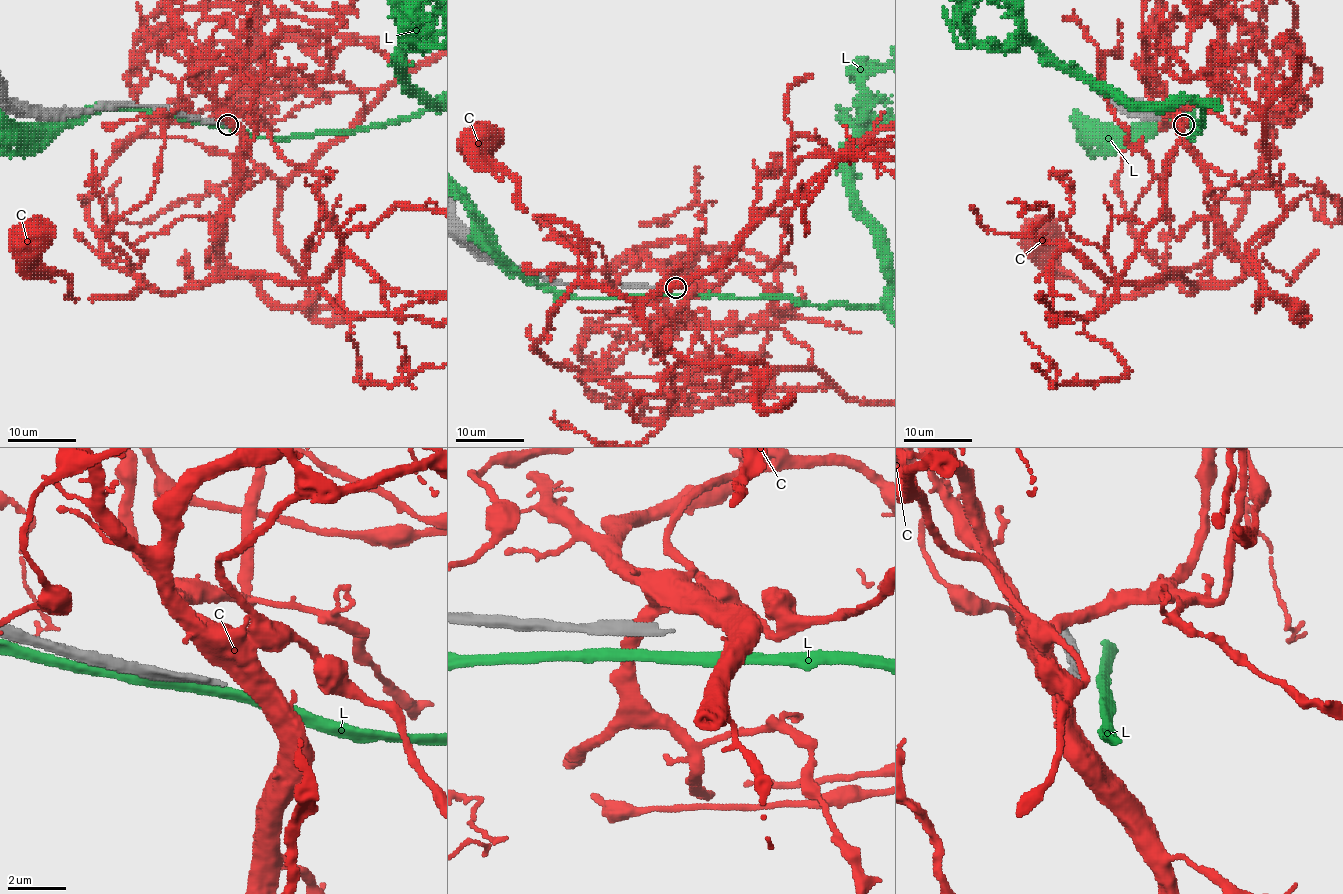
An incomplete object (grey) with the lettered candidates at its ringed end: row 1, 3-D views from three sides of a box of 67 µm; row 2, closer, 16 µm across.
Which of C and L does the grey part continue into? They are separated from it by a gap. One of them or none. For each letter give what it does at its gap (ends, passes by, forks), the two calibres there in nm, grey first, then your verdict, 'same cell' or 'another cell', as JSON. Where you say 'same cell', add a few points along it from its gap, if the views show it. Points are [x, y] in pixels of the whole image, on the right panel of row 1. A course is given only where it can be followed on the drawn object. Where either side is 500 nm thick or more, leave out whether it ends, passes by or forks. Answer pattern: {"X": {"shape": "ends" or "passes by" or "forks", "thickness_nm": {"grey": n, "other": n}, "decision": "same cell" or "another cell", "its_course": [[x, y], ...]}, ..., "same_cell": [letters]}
{"C": {"thickness_nm": {"grey": 220, "other": 700}, "decision": "another cell"}, "L": {"shape": "passes by", "thickness_nm": {"grey": 220, "other": 360}, "decision": "another cell"}, "same_cell": []}

